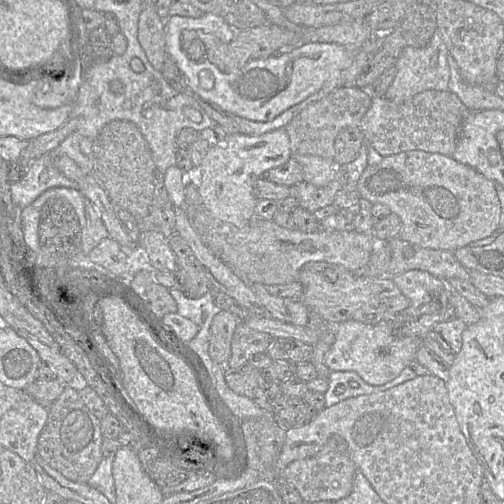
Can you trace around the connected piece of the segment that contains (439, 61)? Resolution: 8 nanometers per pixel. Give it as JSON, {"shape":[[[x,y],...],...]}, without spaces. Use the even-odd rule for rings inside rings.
{"shape":[[[436,30],[426,47],[406,47],[397,62],[396,77],[384,97],[391,101],[403,101],[426,90],[447,91],[450,80],[450,53]]]}

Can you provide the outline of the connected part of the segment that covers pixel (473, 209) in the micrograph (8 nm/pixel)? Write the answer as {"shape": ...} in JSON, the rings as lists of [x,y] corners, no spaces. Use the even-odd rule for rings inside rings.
{"shape":[[[411,150],[386,156],[383,157],[382,161],[377,165],[367,165],[356,186],[360,197],[367,199],[372,204],[384,204],[388,206],[393,213],[397,214],[400,217],[401,231],[398,237],[400,237],[402,240],[416,244],[423,248],[454,251],[457,248],[470,245],[472,242],[486,238],[499,229],[501,205],[497,194],[497,187],[495,182],[486,178],[482,173],[475,170],[474,168],[456,161],[455,159],[453,159],[453,157],[449,157],[439,153],[425,152],[422,150]]]}

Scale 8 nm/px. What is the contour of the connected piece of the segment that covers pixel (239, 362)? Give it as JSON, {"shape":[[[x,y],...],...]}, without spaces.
{"shape":[[[239,322],[233,333],[231,354],[226,366],[232,369],[242,368],[254,354],[266,353],[273,340],[270,335]]]}

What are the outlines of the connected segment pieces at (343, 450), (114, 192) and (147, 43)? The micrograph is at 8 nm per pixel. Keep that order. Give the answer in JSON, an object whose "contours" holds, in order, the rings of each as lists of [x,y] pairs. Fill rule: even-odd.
{"contours":[[[[333,435],[318,454],[288,464],[280,472],[280,478],[292,484],[305,503],[335,502],[347,497],[352,492],[354,476],[357,471],[357,466],[350,457],[346,441],[339,435]]],[[[115,120],[103,127],[93,140],[91,175],[105,189],[110,200],[118,209],[128,211],[137,220],[140,233],[156,231],[162,233],[166,238],[175,233],[174,206],[164,186],[164,174],[156,169],[149,145],[135,124]]],[[[142,9],[138,20],[138,41],[152,67],[161,72],[166,57],[165,20],[156,9]]]]}

